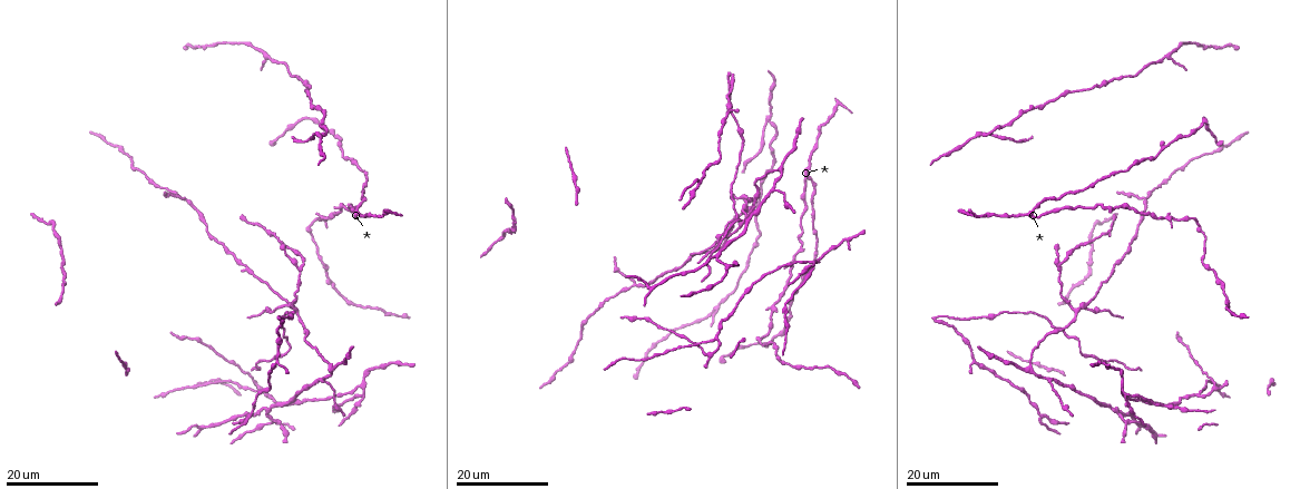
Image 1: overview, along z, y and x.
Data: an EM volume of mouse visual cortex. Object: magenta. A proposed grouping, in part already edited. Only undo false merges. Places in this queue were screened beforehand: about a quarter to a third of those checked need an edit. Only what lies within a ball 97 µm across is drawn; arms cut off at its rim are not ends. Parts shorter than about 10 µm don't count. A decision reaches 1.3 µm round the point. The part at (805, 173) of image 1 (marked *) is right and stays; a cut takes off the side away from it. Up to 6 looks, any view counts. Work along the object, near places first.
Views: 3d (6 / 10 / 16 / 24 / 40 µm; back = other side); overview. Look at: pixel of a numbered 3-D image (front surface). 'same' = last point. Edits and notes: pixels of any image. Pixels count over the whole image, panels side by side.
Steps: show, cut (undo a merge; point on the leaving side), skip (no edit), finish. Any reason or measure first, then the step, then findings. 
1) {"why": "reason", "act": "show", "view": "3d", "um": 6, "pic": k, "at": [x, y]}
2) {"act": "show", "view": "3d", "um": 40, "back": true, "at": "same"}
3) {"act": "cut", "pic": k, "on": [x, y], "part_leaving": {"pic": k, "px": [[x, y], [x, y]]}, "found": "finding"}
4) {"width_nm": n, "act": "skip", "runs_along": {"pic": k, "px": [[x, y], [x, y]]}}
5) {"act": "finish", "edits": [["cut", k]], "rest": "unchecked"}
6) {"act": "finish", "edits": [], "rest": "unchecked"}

{"why": "thin arm on a thick one", "act": "show", "view": "3d", "um": 16, "pic": 1, "at": [1144, 197]}

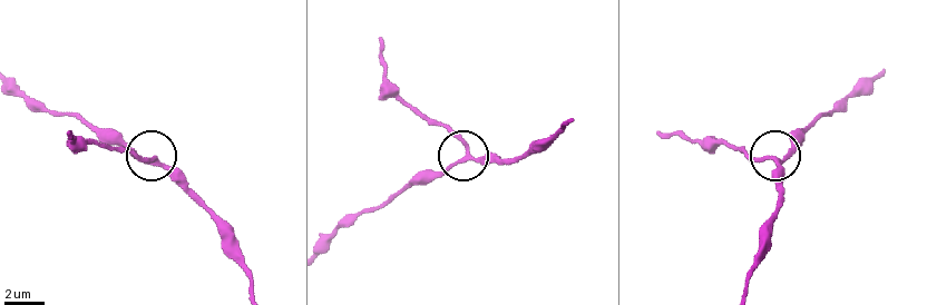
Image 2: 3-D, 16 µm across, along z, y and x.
{"act": "show", "view": "3d", "um": 10, "pic": 2, "at": [774, 162]}

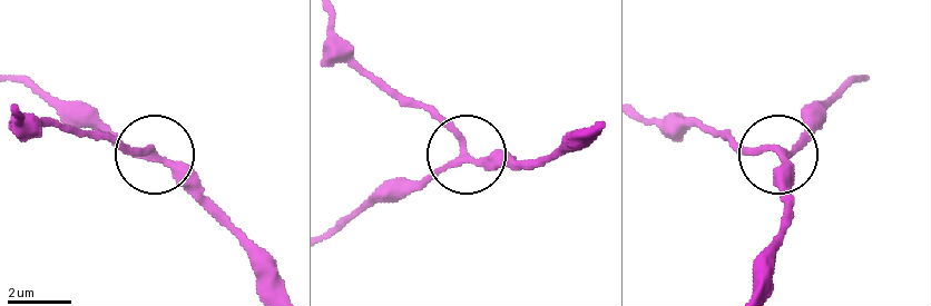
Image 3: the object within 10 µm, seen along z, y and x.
{"arms": 3, "act": "skip", "found": "one cell here"}

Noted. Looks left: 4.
{"why": "three arms meet", "act": "show", "view": "3d", "um": 16, "pic": 1, "at": [709, 354]}

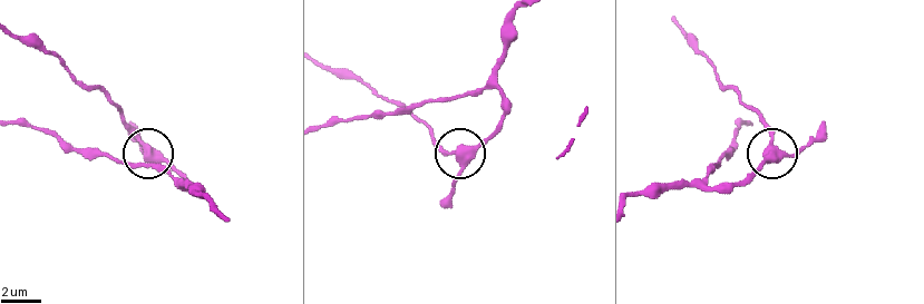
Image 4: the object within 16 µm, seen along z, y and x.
{"why": "zoom in", "act": "show", "view": "3d", "um": 6, "pic": 4, "at": [779, 151]}

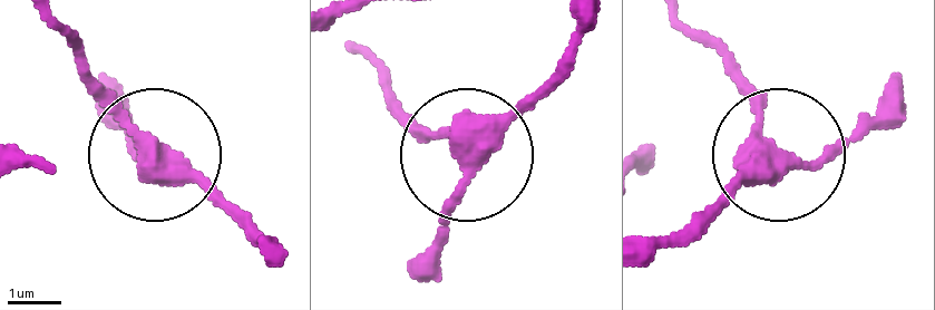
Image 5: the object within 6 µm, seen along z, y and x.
{"arms": 3, "act": "skip", "runs_along": {"pic": 5, "px": [[576, 26], [563, 65], [466, 172], [444, 274]]}, "found": "continuous, no second cell"}

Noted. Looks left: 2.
{"act": "show", "view": "3d", "um": 24, "pic": 1, "at": [745, 293]}

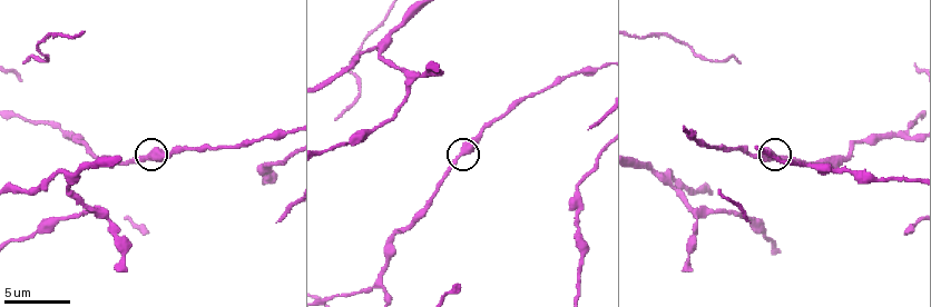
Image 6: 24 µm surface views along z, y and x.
{"act": "show", "view": "3d", "um": 10, "pic": 6, "at": [464, 152]}

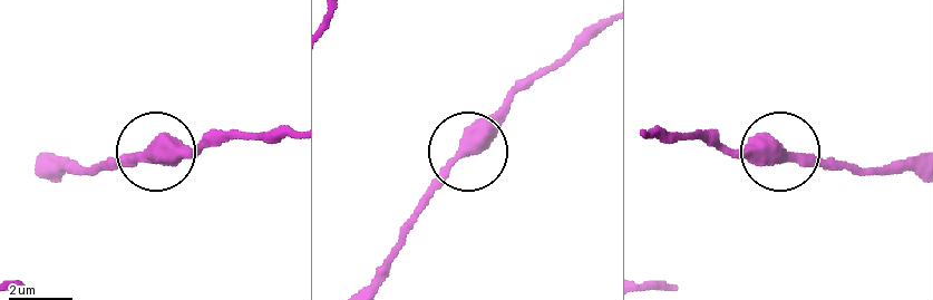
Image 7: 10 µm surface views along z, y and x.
{"width_nm": 440, "act": "skip", "found": "all the same cell"}

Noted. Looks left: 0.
{"act": "finish", "edits": [], "rest": "unchecked"}

